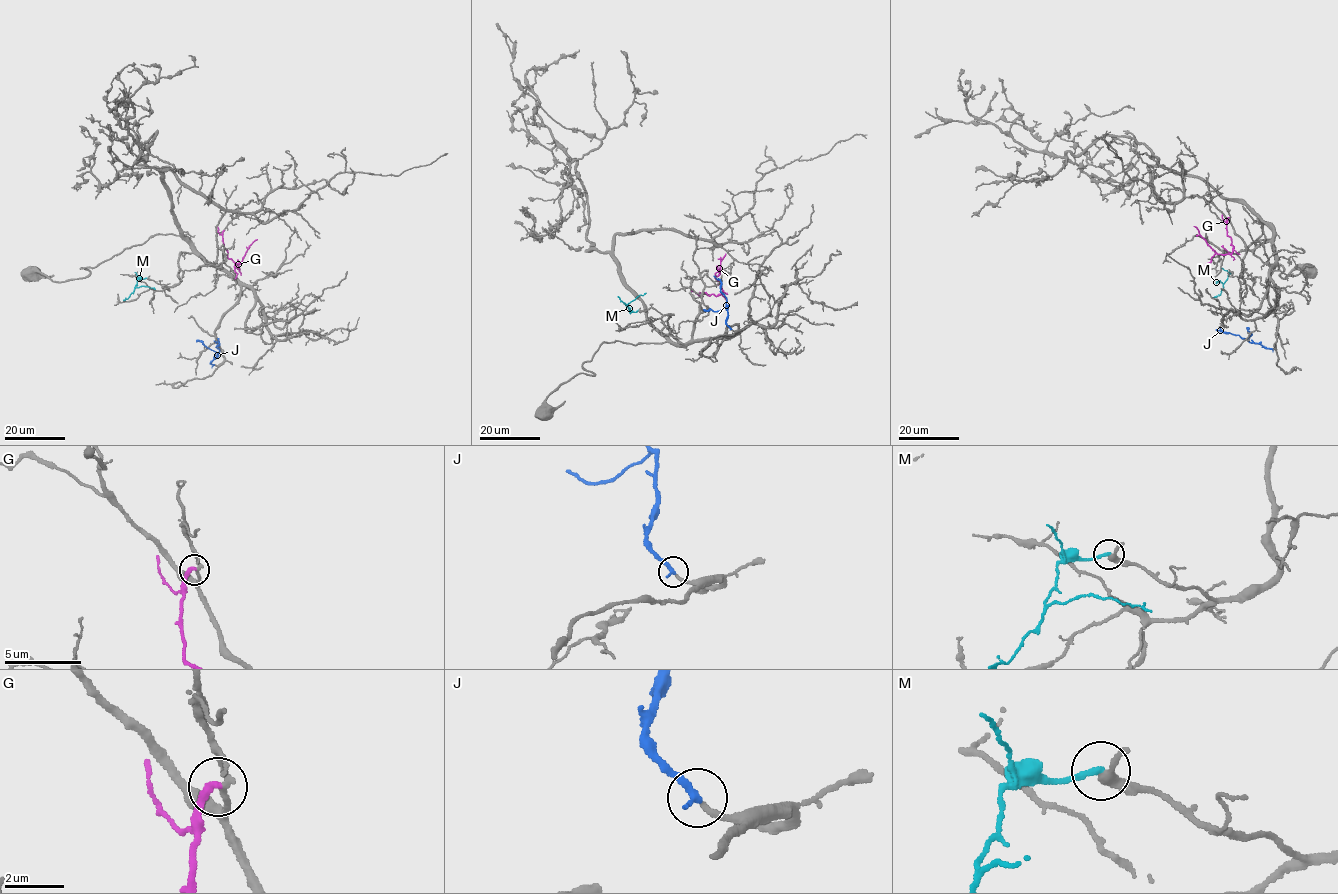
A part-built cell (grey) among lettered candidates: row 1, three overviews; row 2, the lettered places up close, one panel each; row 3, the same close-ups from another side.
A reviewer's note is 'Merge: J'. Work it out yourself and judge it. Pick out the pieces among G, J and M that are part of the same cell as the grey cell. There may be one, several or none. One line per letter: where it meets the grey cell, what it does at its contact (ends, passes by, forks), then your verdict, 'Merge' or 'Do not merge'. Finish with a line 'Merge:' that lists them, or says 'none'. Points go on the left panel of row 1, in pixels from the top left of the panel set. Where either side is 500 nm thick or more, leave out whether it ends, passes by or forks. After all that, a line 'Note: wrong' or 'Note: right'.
G: Touches grey at (224, 230). It ends there. Do not merge
J: Touches grey at (214, 365). It ends there. Merge
M: Touches grey at (147, 278). It ends there. Do not merge
Merge: J
Note: right

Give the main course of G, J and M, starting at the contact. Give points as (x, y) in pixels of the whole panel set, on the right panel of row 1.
G: (1229, 217), (1227, 234), (1234, 249), (1230, 253), (1218, 254), (1194, 226)
J: (1272, 348), (1216, 329)
M: (1230, 271), (1223, 283), (1215, 283)

